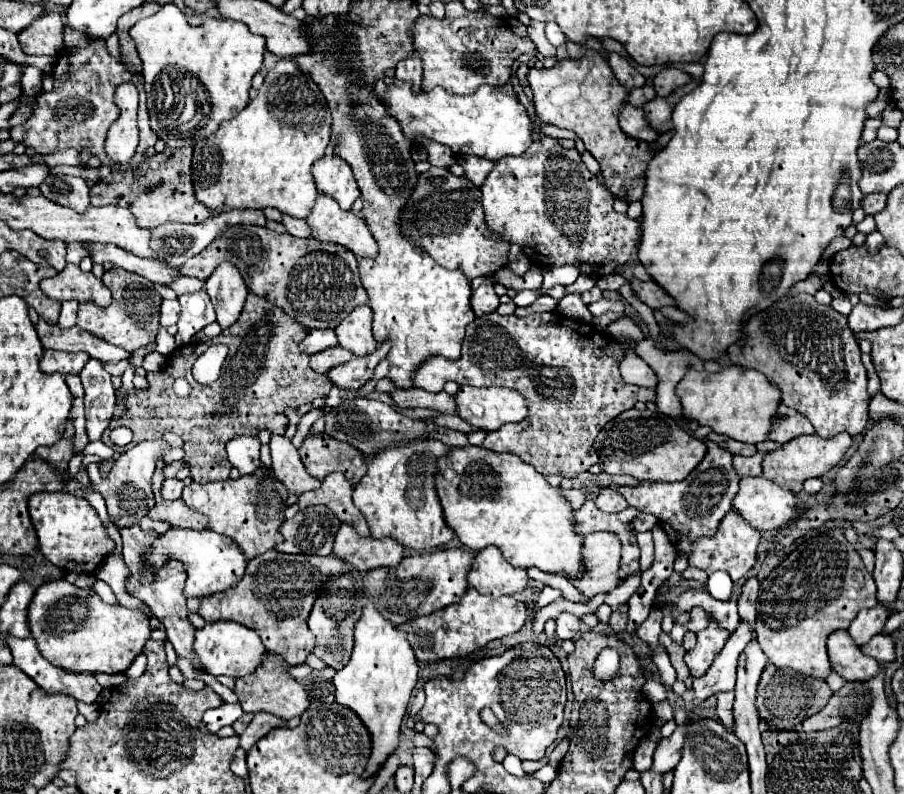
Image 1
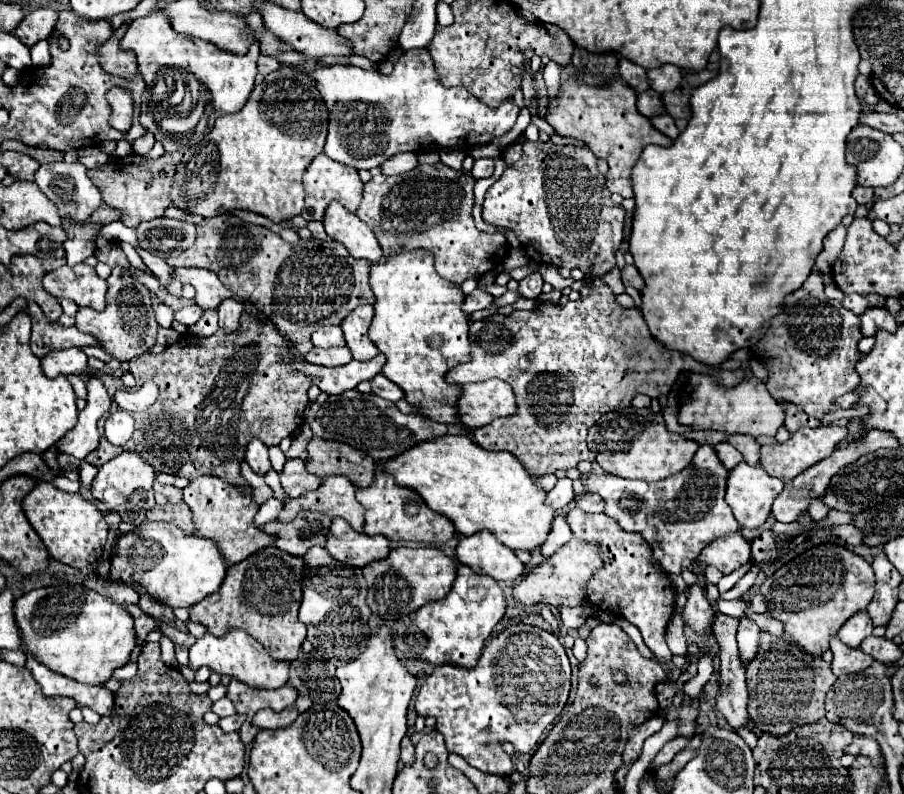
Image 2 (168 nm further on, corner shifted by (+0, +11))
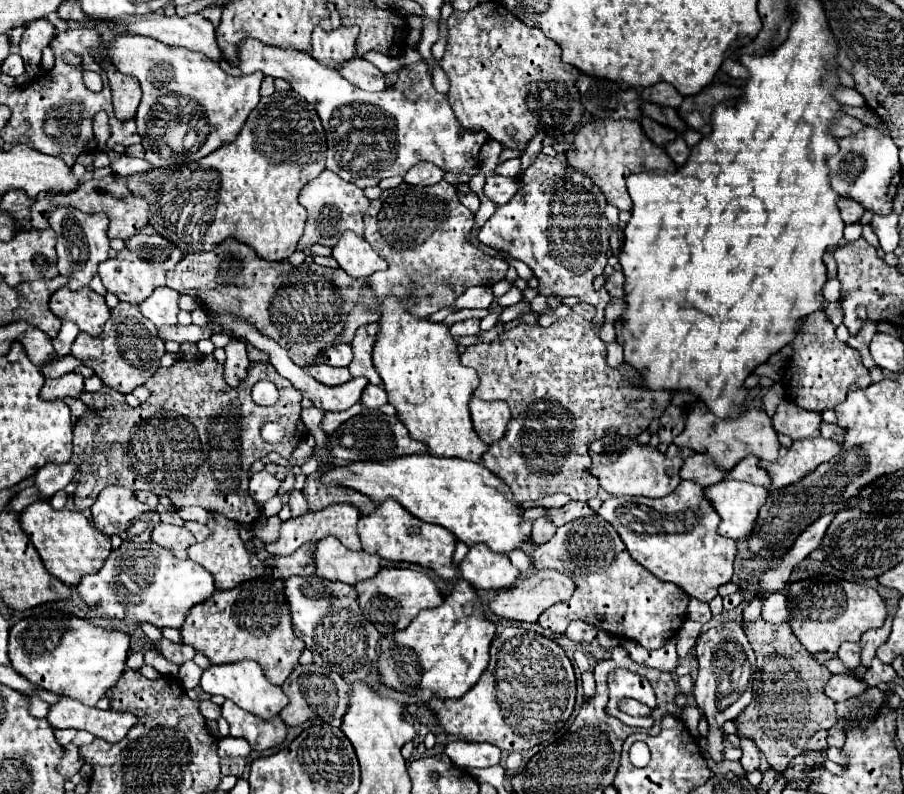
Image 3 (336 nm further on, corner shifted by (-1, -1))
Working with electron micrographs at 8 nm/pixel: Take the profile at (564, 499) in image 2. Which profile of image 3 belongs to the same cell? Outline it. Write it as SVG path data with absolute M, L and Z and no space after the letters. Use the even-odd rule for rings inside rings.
M543 515L543 517L539 517L535 523L533 523L533 543L537 543L537 545L541 545L541 543L547 543L553 535L555 535L555 523L547 517L547 515Z

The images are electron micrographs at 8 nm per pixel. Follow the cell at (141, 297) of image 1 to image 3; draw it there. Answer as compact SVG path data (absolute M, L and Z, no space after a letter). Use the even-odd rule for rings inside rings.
M119 301L119 305L111 309L111 319L105 323L101 335L93 337L89 333L79 333L71 347L71 355L81 359L83 365L91 367L105 385L121 393L129 393L135 387L143 385L159 367L159 359L163 357L163 353L165 343L159 337L157 327L141 315L139 305L125 301Z

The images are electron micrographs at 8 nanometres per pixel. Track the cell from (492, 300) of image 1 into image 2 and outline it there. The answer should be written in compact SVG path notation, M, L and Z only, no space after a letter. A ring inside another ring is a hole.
M474 289L462 303L462 311L466 315L472 315L474 311L480 311L480 309L488 309L492 305L494 297L482 289Z

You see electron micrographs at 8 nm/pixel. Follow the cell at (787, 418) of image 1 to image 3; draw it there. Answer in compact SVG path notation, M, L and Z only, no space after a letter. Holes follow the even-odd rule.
M783 401L779 403L775 415L773 415L773 427L777 433L783 433L791 437L793 441L797 439L807 439L807 437L819 437L821 425L821 415L805 411L797 407L793 401Z

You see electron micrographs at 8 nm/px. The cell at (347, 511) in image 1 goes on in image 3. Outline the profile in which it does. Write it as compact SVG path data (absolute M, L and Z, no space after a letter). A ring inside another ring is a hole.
M333 503L321 511L307 511L301 517L291 517L291 519L283 521L281 529L279 529L279 539L273 543L267 543L267 551L271 555L289 555L305 541L319 541L327 535L335 535L347 549L359 551L361 543L359 543L359 535L357 535L357 519L359 519L359 509L355 509L353 505L347 505L347 503Z

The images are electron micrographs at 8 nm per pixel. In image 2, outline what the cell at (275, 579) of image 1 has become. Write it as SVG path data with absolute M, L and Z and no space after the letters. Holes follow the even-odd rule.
M266 547L246 557L244 561L232 565L220 589L210 597L204 597L200 603L192 605L188 609L188 615L190 621L202 623L214 637L224 637L230 629L246 629L246 633L254 635L254 639L264 645L264 649L270 653L272 659L290 663L298 657L302 641L306 639L306 625L298 621L300 601L302 601L302 557L292 557L276 547Z

